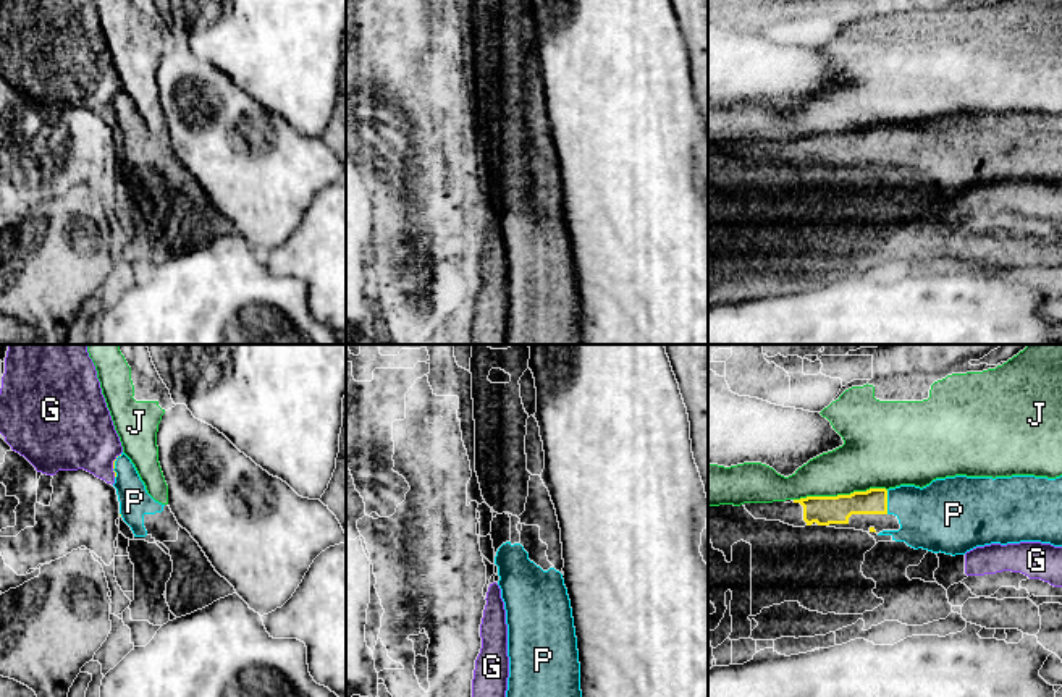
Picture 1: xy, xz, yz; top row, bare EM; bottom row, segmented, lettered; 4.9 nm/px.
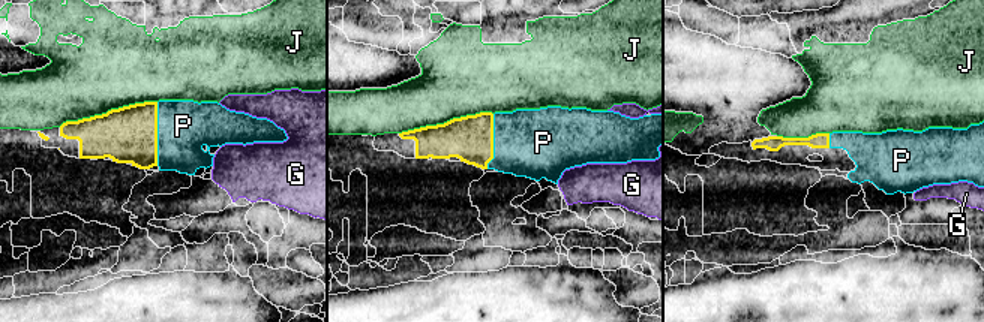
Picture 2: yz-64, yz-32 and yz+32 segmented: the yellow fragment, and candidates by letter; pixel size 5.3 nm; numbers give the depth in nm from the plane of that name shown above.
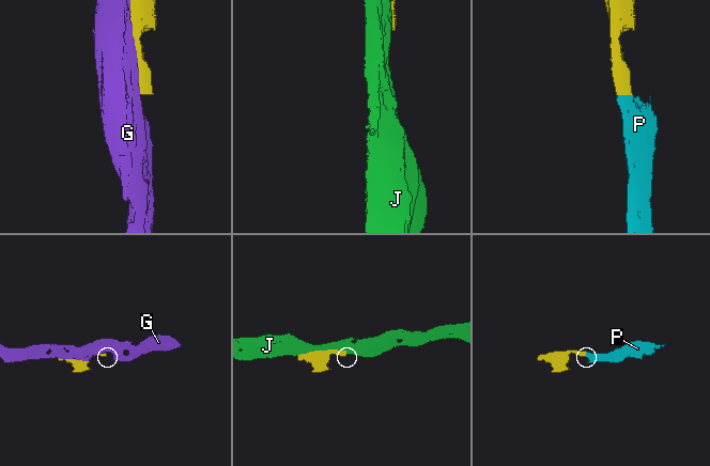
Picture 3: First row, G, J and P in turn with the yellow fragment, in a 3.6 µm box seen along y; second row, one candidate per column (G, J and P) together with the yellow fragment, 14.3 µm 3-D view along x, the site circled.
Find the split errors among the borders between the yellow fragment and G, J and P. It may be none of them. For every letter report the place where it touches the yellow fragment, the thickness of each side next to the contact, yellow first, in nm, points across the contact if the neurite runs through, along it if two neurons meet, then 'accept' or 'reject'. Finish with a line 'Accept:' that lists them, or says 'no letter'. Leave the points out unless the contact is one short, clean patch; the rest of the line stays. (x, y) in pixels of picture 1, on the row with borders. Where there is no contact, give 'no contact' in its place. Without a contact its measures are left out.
G: meets yellow in xy at (113, 461); 20 nm thick on the yellow side, 380 nm on the other; reject
J: meets yellow in yz at (839, 495); 140 nm thick on the yellow side, 320 nm on the other; reject
P: meets yellow in yz at (886, 502); 140 nm thick on the yellow side, 320 nm on the other; accept
Accept: P

